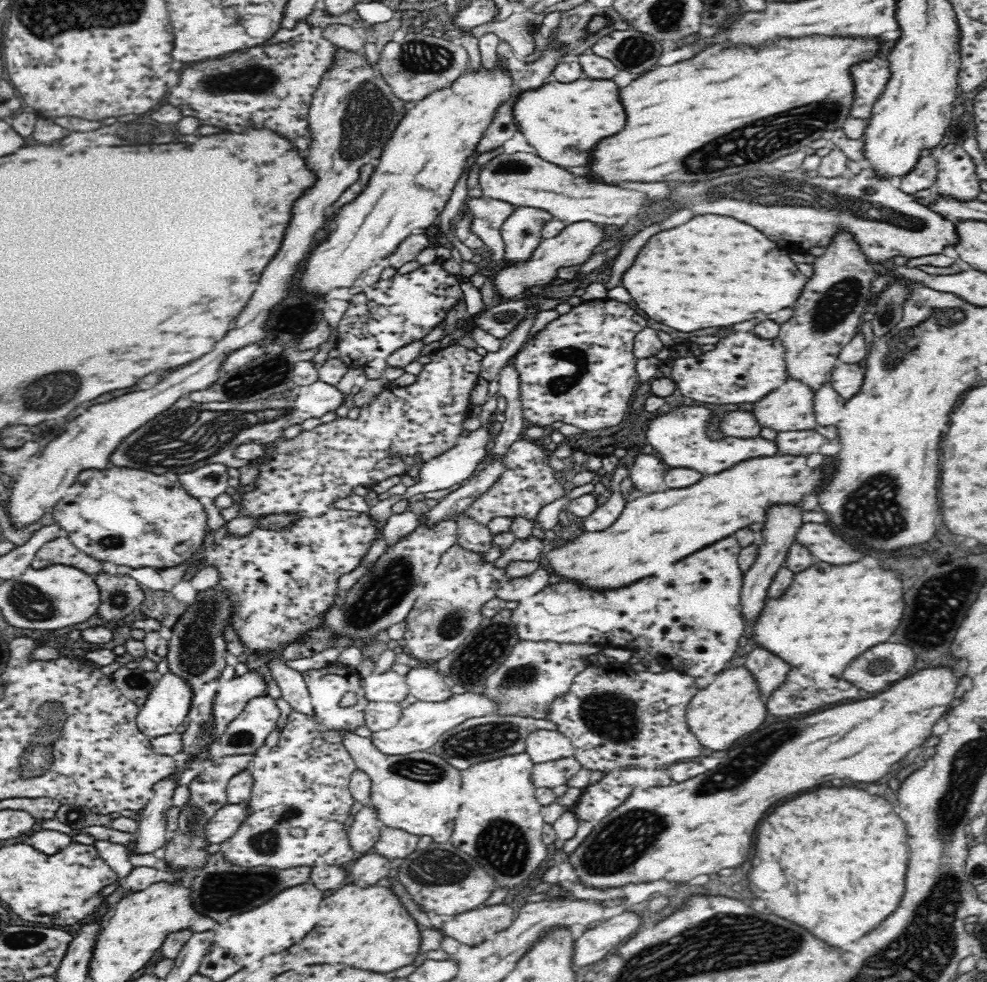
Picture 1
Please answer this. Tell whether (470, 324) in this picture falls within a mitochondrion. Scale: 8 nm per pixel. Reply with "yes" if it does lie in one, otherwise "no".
no

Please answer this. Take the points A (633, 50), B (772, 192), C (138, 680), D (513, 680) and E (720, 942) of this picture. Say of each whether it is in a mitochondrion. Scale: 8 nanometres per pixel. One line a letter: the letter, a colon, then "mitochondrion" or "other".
A: mitochondrion
B: mitochondrion
C: other
D: mitochondrion
E: mitochondrion

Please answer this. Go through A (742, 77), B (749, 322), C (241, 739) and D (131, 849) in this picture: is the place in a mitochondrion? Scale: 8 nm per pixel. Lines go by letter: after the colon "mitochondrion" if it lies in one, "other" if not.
A: other
B: other
C: mitochondrion
D: other

